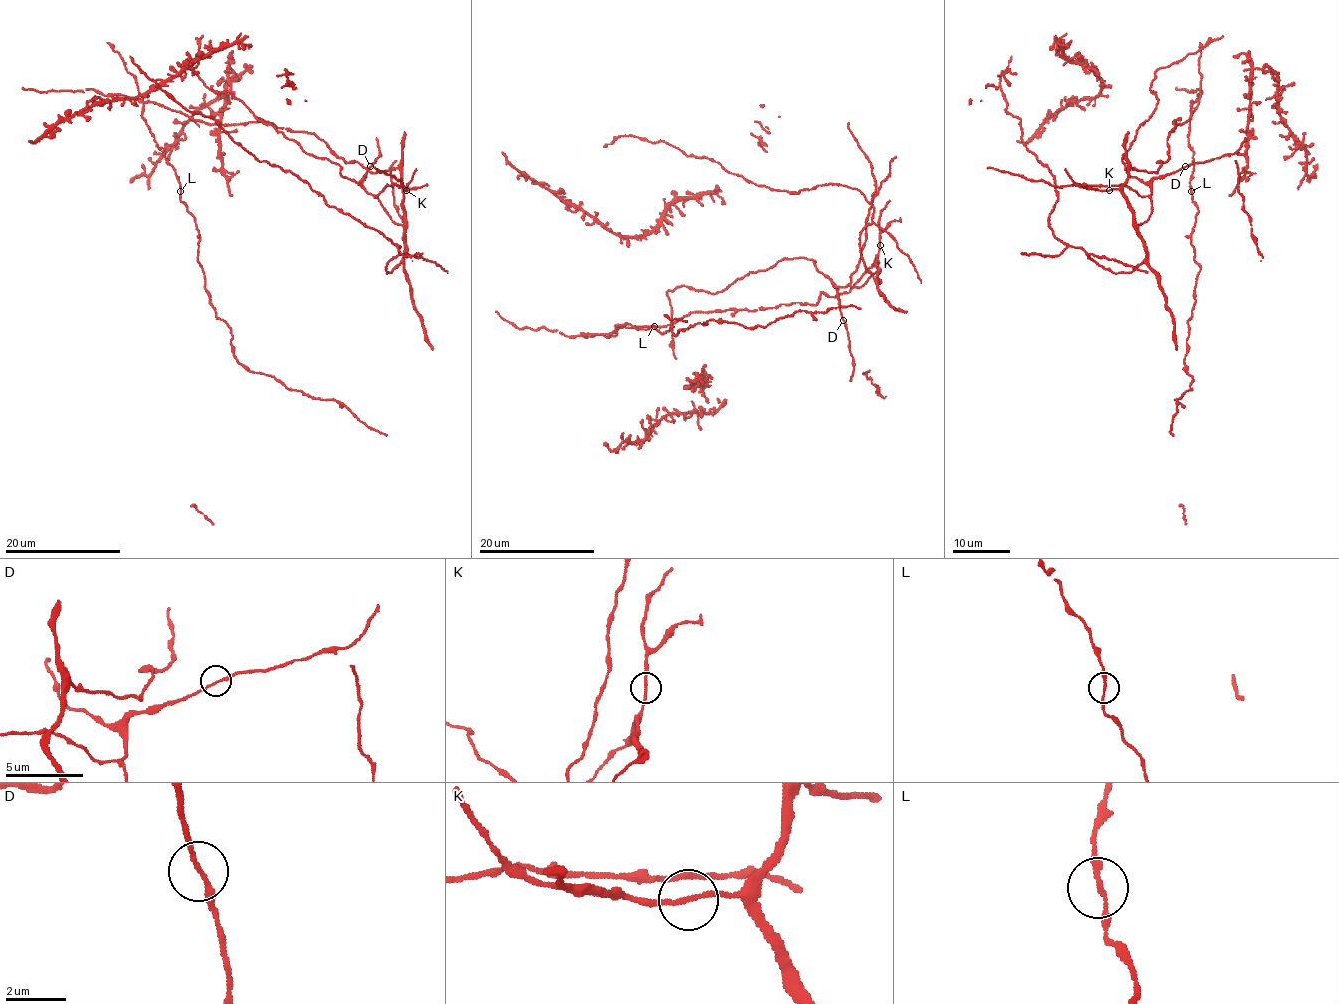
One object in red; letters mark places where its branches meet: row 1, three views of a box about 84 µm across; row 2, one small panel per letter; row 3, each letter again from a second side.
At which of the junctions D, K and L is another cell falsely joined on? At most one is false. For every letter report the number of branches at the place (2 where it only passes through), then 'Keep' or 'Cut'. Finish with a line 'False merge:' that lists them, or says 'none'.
D: Branches: 2. Keep
K: Branches: 2. Keep
L: Branches: 2. Keep
False merge: none

